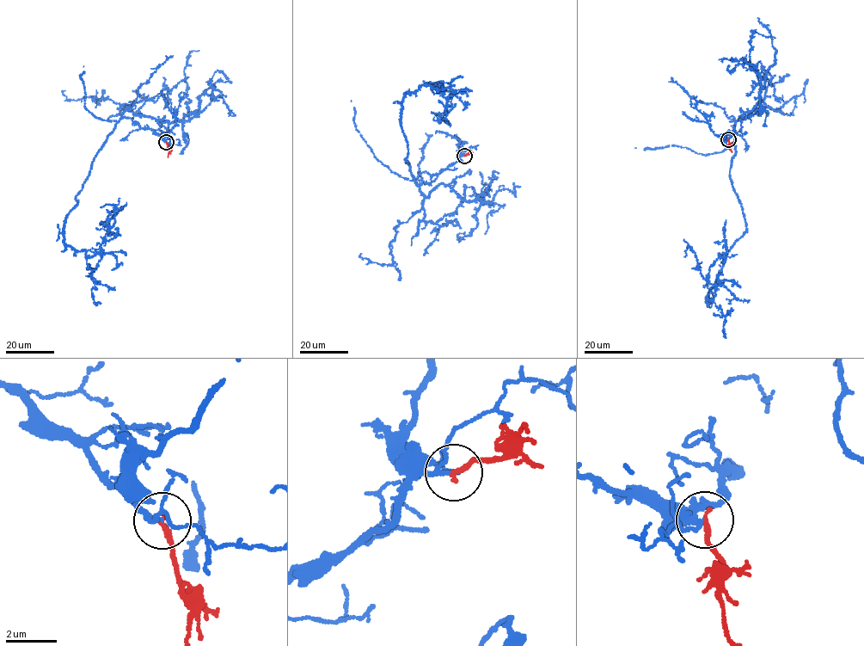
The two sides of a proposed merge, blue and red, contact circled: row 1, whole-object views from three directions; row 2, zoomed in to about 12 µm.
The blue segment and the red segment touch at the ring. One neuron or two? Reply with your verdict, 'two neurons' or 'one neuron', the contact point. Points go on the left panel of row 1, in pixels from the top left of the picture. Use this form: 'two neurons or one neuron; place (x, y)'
one neuron; place (166, 142)

